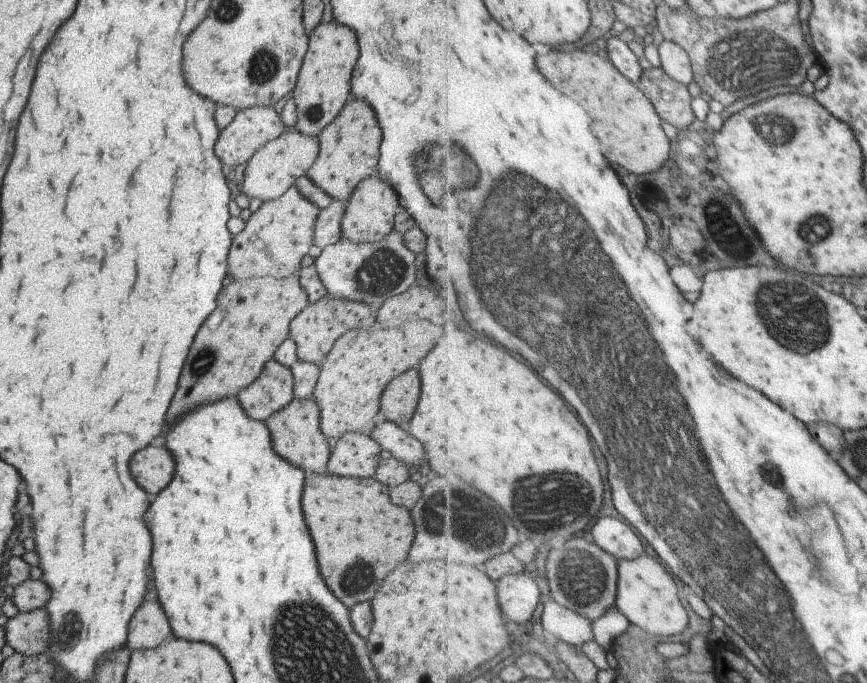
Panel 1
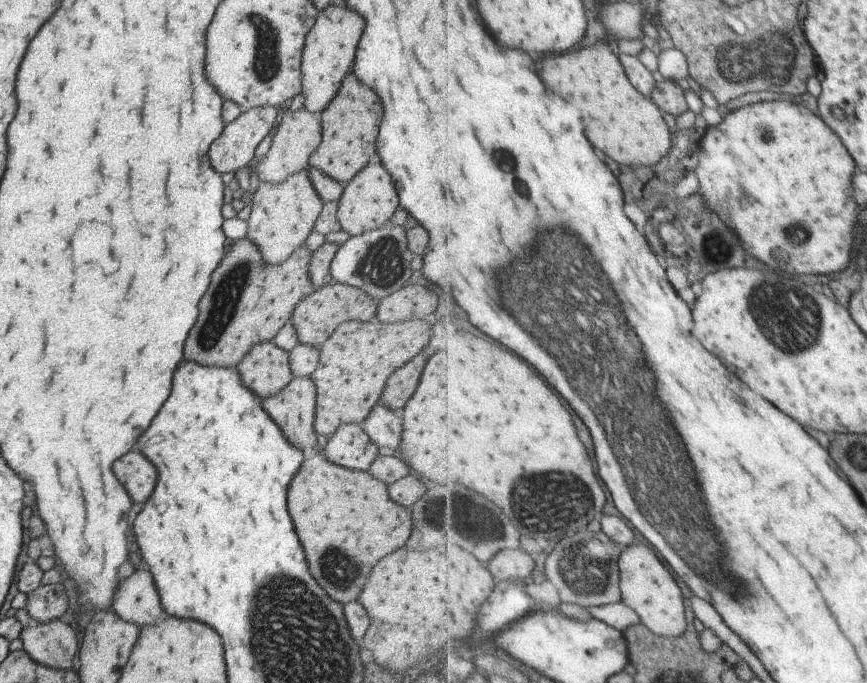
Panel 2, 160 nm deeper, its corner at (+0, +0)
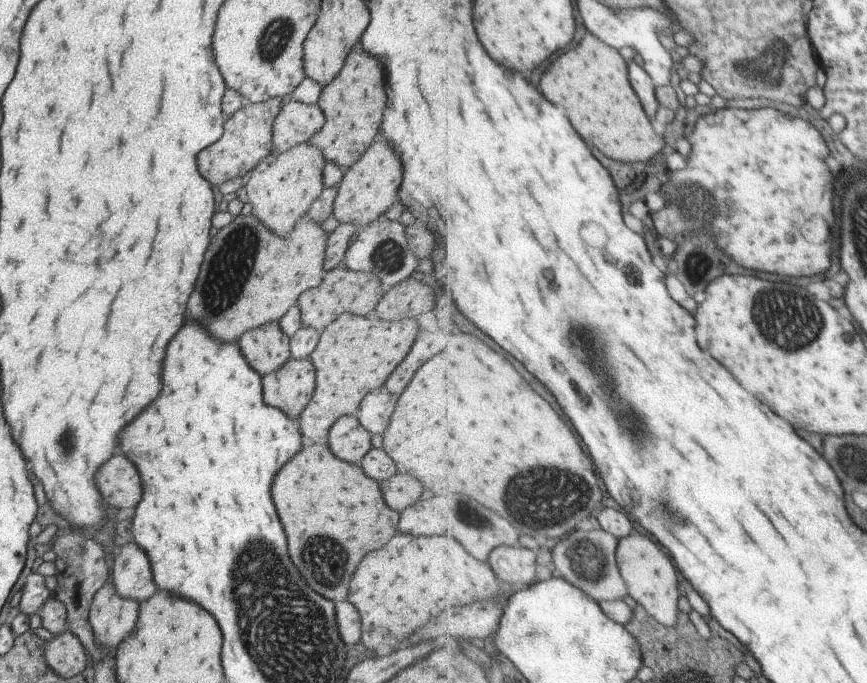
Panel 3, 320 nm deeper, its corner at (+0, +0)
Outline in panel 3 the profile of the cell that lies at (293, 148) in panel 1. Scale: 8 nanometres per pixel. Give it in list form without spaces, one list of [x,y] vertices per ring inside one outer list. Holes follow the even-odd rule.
[[[285,102],[272,122],[272,152],[280,153],[299,142],[309,140],[323,124],[323,114],[317,104]]]

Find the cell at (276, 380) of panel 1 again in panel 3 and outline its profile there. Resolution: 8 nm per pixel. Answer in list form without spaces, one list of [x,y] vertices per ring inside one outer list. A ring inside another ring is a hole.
[[[278,321],[243,332],[239,338],[239,348],[245,362],[259,374],[267,374],[281,366],[289,358],[287,336],[281,332]]]

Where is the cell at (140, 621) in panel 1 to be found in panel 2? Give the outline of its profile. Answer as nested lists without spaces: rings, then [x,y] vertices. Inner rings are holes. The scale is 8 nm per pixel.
[[[137,568],[133,574],[119,582],[119,588],[115,588],[115,600],[111,602],[113,612],[121,616],[121,620],[129,620],[139,626],[149,622],[153,624],[157,616],[165,614],[153,588],[151,576],[143,568]]]

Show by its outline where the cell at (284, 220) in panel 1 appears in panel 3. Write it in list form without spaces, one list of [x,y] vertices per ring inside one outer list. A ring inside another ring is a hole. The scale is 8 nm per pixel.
[[[303,141],[297,143],[291,150],[280,153],[270,153],[251,169],[251,177],[247,179],[243,188],[251,204],[251,214],[263,223],[277,236],[288,235],[294,227],[295,221],[308,211],[311,202],[321,192],[321,168],[325,160],[312,144]]]

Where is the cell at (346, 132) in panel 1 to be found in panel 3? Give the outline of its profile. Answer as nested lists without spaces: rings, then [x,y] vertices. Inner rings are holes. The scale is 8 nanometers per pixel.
[[[359,44],[351,48],[339,74],[323,86],[317,106],[325,116],[325,124],[323,128],[319,128],[319,132],[311,135],[311,144],[321,148],[325,160],[331,160],[341,166],[353,164],[371,144],[381,124],[381,114],[385,108],[385,90],[379,62],[373,56],[365,56]]]

